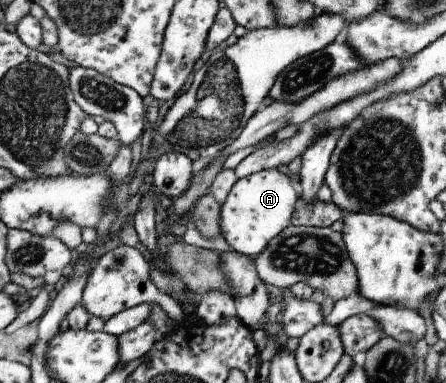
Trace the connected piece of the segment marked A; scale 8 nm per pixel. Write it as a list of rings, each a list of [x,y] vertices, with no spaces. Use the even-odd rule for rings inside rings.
[[[270,168],[239,179],[232,186],[224,203],[221,203],[220,235],[234,252],[255,257],[266,249],[272,238],[290,225],[289,221],[300,197],[299,187],[291,180],[276,168]]]

